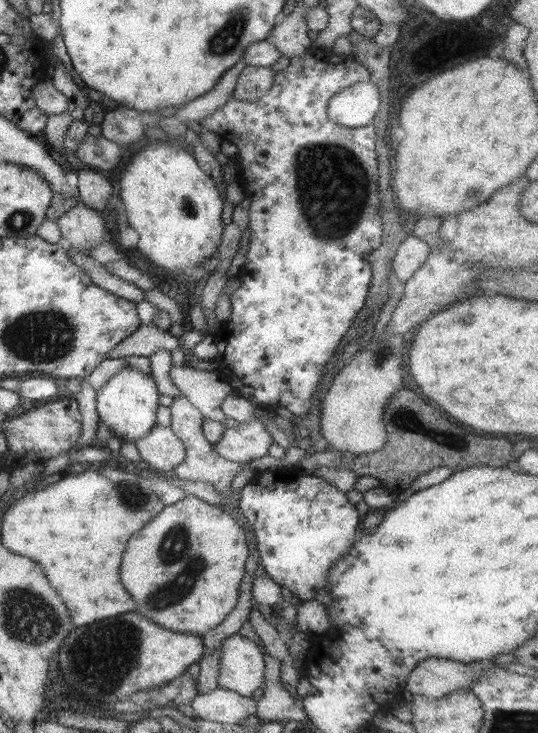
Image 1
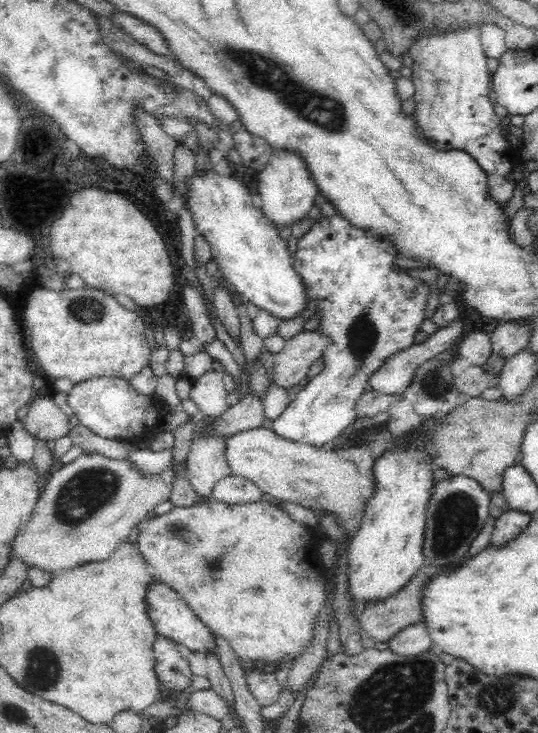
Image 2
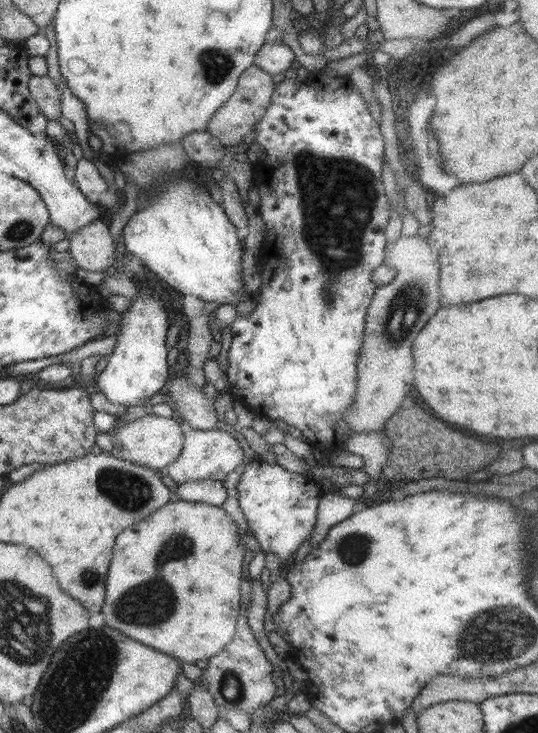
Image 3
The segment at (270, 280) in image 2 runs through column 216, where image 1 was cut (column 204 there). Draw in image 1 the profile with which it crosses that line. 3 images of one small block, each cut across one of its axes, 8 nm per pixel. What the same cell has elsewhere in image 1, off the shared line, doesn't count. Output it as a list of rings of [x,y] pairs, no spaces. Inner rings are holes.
[[[178,140],[143,147],[129,163],[120,175],[120,196],[128,222],[140,236],[137,250],[162,268],[182,270],[182,274],[186,268],[195,268],[198,273],[202,264],[217,254],[225,229],[221,217],[223,201],[216,183],[200,169],[192,154],[183,150]]]

